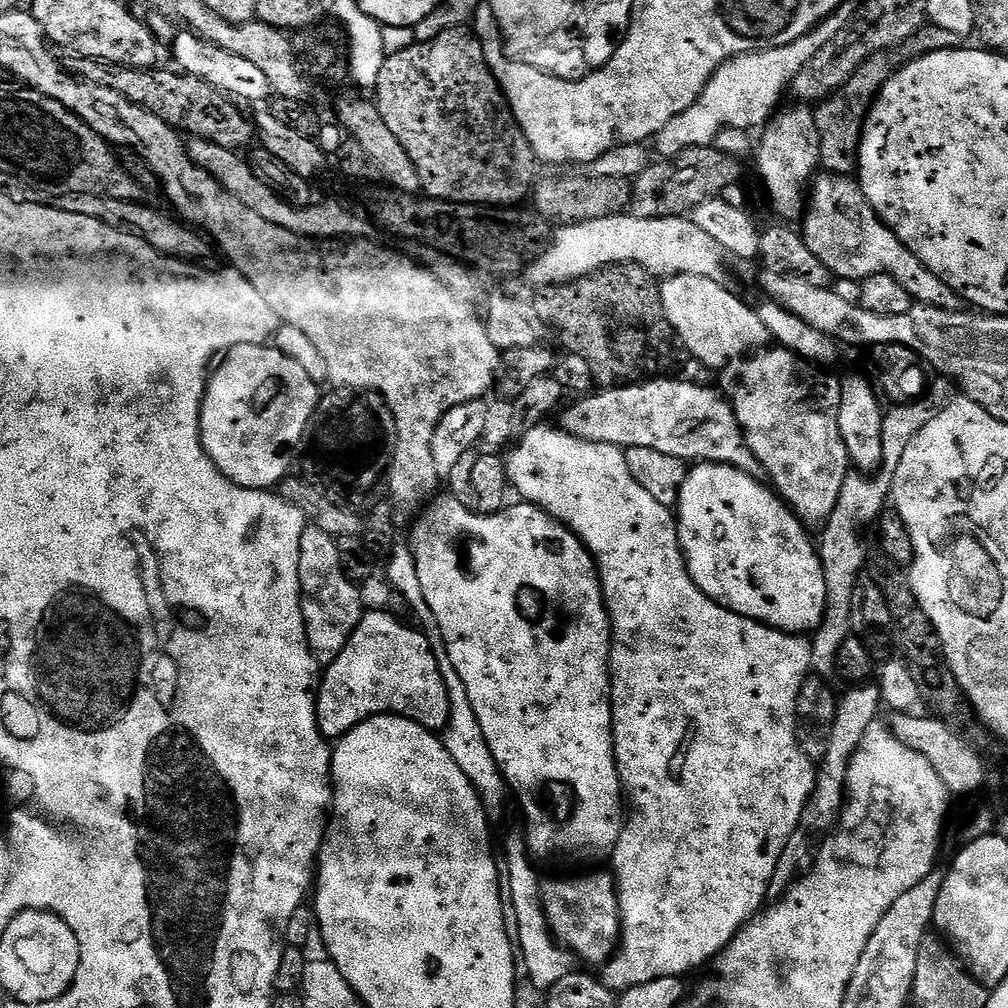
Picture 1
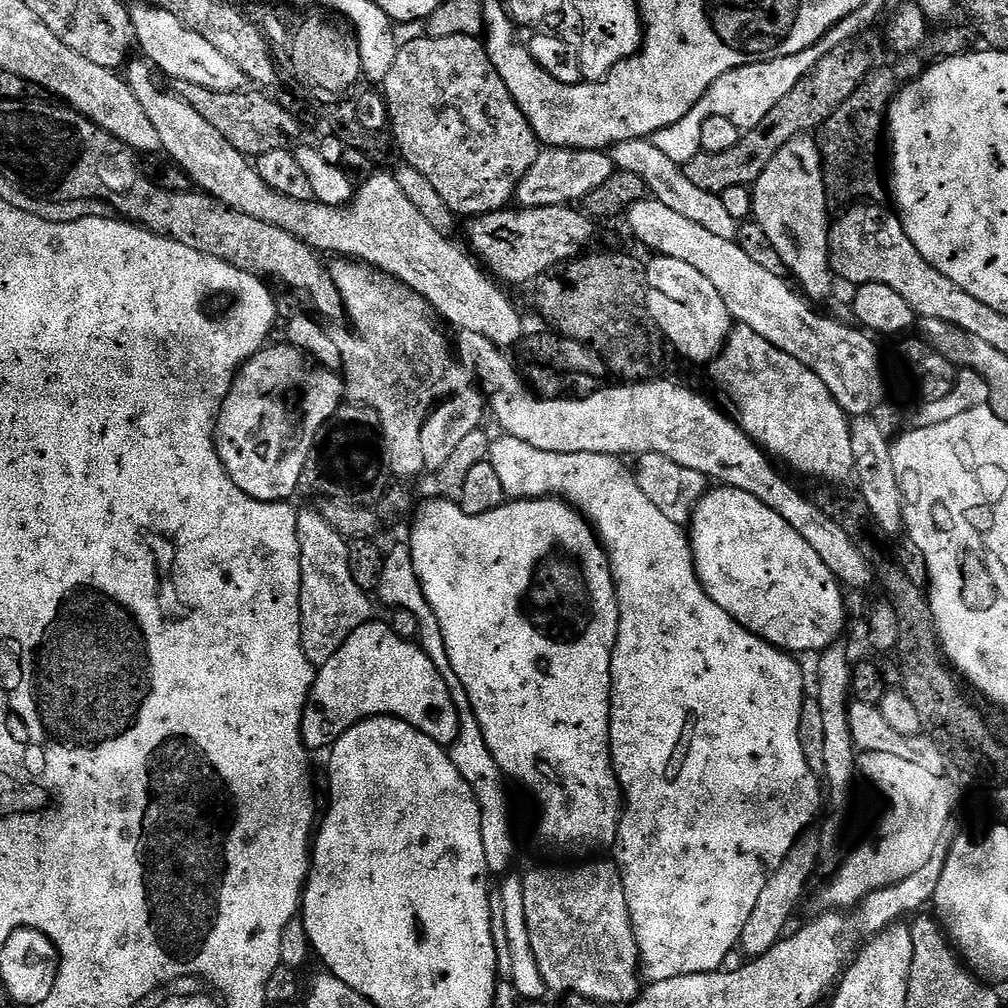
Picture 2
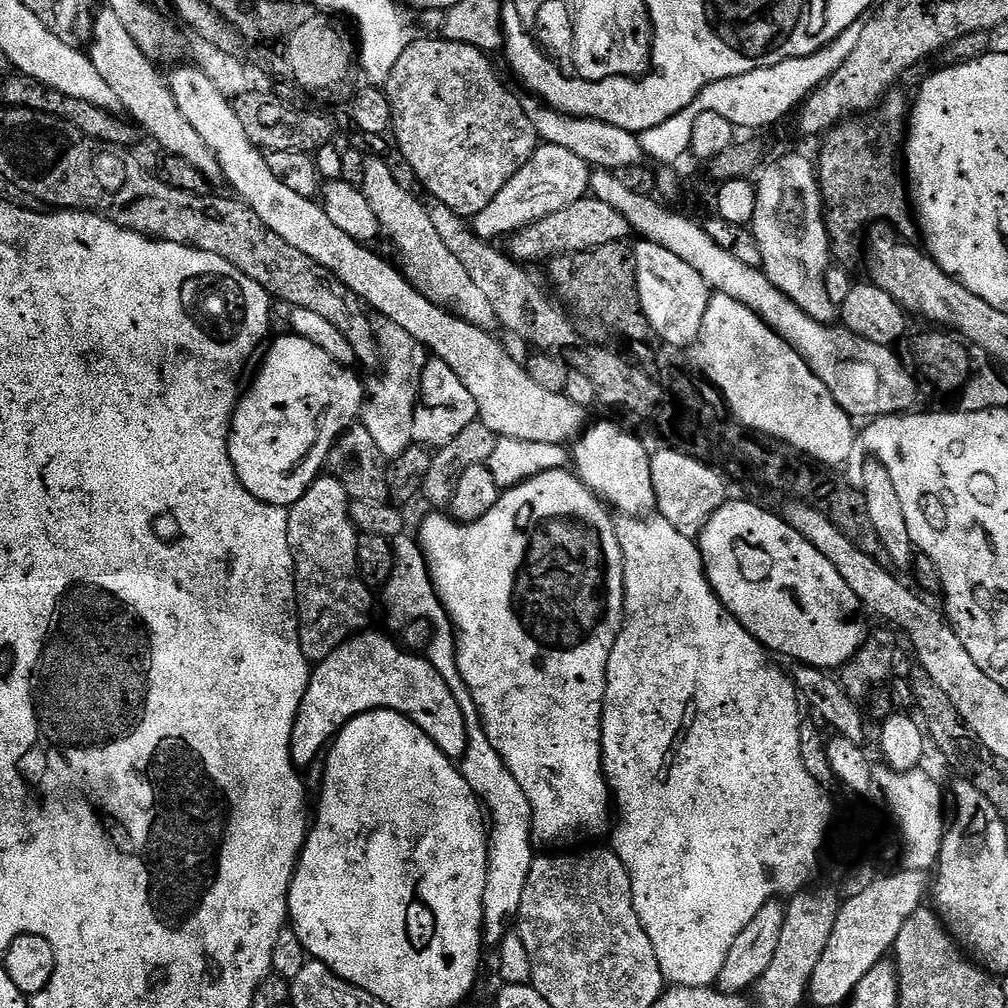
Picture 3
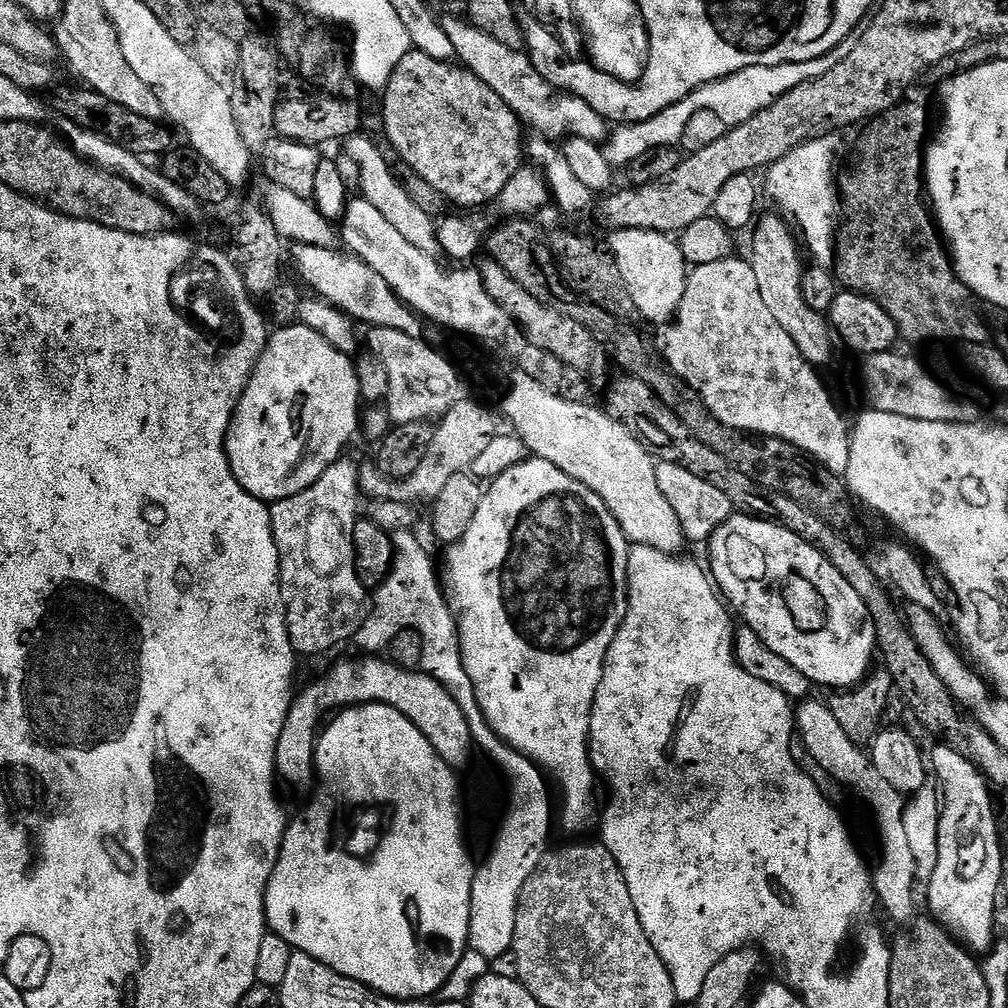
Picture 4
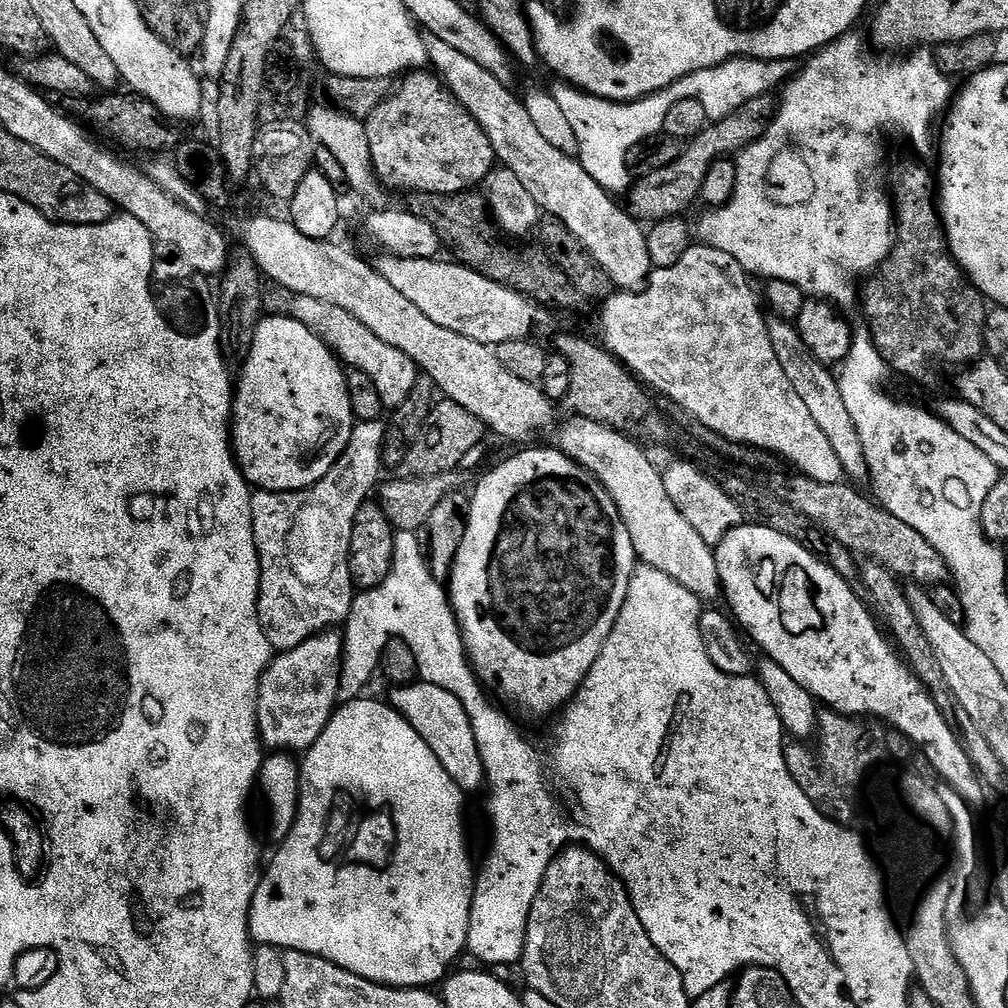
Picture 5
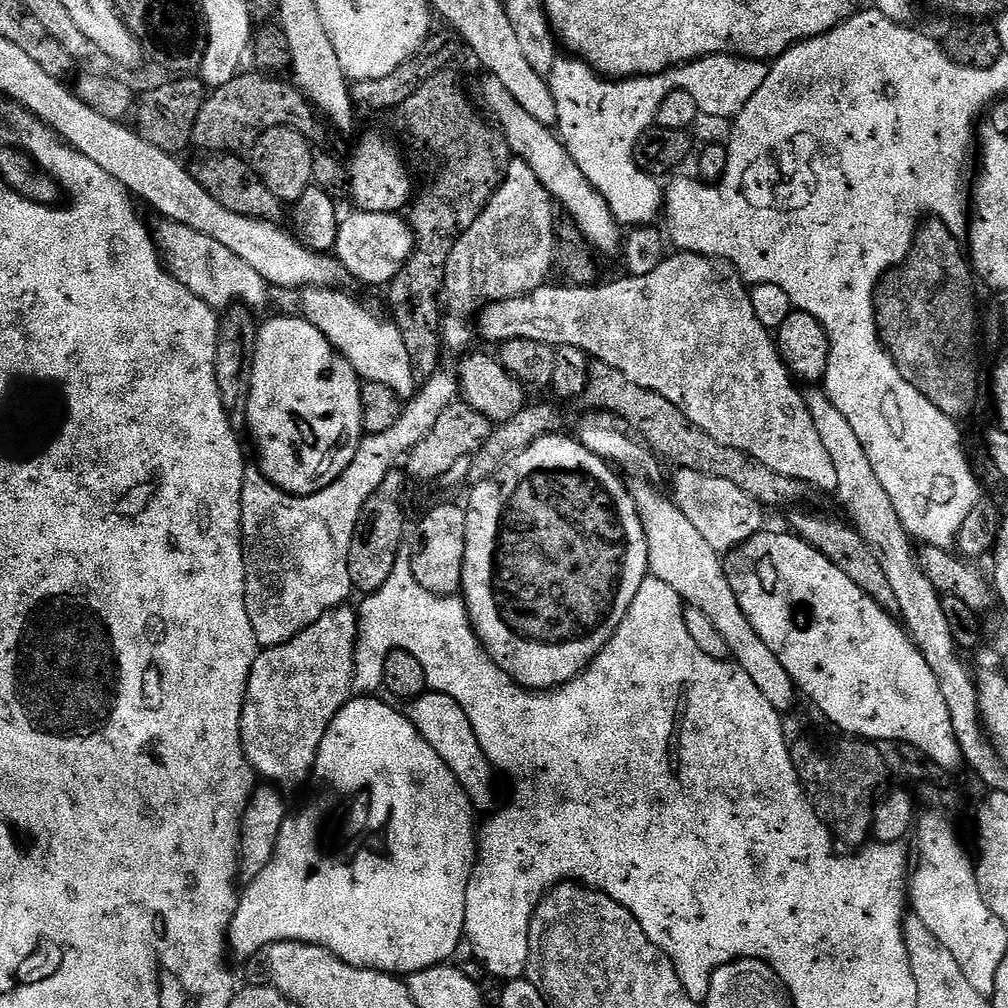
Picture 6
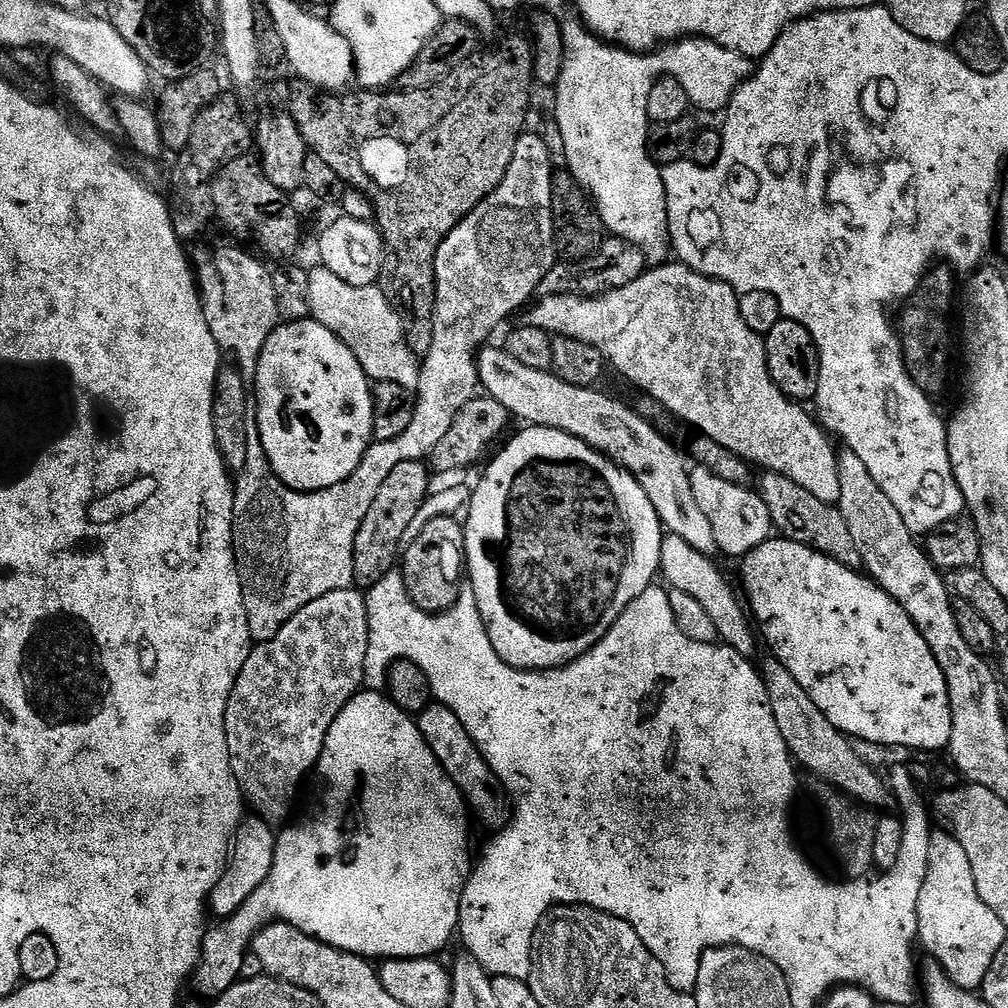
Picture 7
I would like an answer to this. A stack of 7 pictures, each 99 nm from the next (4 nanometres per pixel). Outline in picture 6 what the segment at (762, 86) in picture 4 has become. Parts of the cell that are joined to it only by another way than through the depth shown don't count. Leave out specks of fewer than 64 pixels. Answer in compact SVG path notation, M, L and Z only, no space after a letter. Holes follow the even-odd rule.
M564 54L546 79L550 94L554 94L554 106L558 106L555 127L564 149L578 162L578 170L582 170L596 192L606 198L620 225L648 226L656 215L661 215L662 188L656 185L659 184L657 177L634 170L632 151L641 134L655 125L658 106L662 106L666 94L685 92L702 102L703 107L705 104L712 108L714 115L735 118L746 102L754 98L758 86L766 82L768 70L769 65L763 60L721 54L677 64L656 76L605 78L583 60Z

